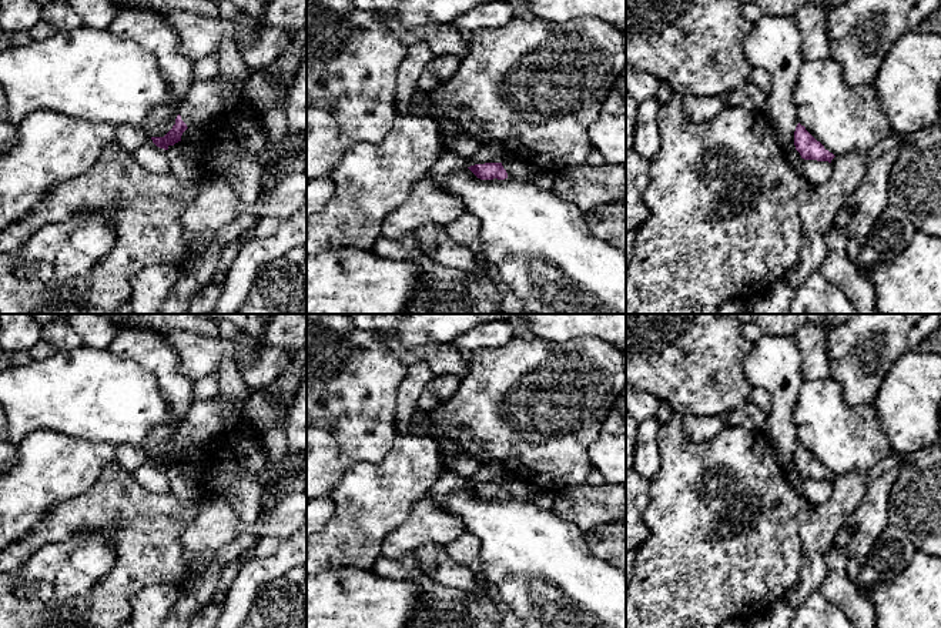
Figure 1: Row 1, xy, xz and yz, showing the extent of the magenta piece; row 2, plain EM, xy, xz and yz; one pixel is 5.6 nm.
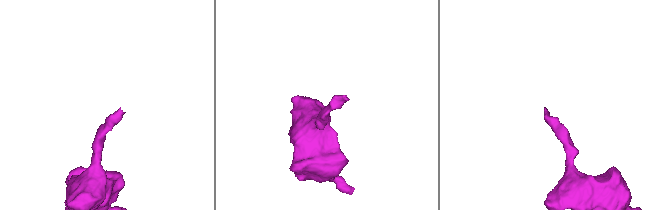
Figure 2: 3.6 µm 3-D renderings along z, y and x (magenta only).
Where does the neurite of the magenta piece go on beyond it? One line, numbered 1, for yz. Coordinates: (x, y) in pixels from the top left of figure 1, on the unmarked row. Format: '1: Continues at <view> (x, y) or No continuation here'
1: No continuation here

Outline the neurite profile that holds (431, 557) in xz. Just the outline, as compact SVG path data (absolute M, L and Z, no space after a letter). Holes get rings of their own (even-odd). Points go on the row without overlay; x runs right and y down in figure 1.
M422 545L412 555L422 572L446 587L470 592L480 581L468 567L451 559L443 545Z

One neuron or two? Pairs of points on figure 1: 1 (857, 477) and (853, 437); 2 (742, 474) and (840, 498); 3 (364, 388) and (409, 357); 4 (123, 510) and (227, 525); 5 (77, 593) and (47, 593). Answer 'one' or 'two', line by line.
1: two
2: two
3: two
4: two
5: two

